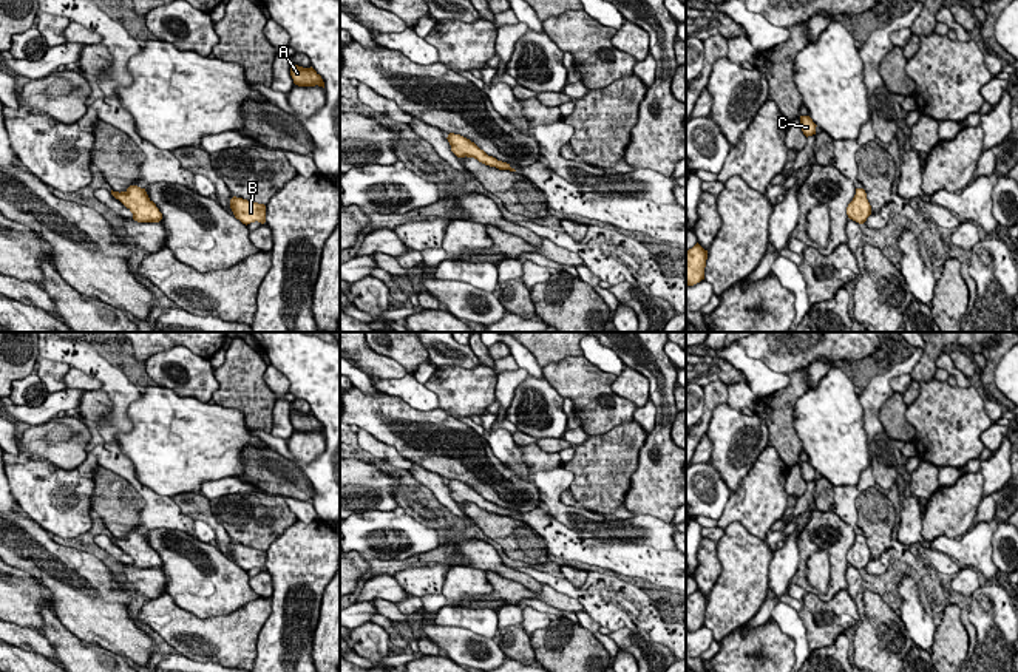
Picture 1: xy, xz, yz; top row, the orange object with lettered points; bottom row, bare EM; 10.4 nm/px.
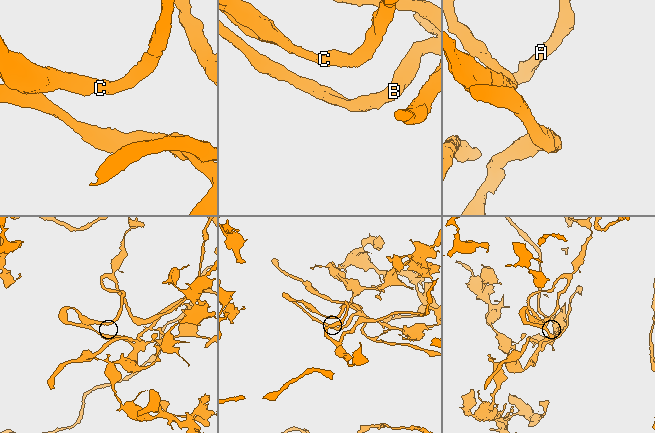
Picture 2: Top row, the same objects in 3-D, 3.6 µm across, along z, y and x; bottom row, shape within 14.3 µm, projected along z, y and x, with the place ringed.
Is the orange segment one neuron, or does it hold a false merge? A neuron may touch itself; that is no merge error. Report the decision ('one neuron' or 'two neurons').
one neuron

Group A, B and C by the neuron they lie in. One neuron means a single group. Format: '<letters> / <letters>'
A B C

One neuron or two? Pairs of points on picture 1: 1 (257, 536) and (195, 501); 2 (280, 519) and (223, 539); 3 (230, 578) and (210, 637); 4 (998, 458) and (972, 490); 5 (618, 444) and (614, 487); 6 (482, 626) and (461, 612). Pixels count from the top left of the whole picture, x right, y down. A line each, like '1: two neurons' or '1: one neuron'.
1: one neuron
2: one neuron
3: two neurons
4: two neurons
5: one neuron
6: one neuron

